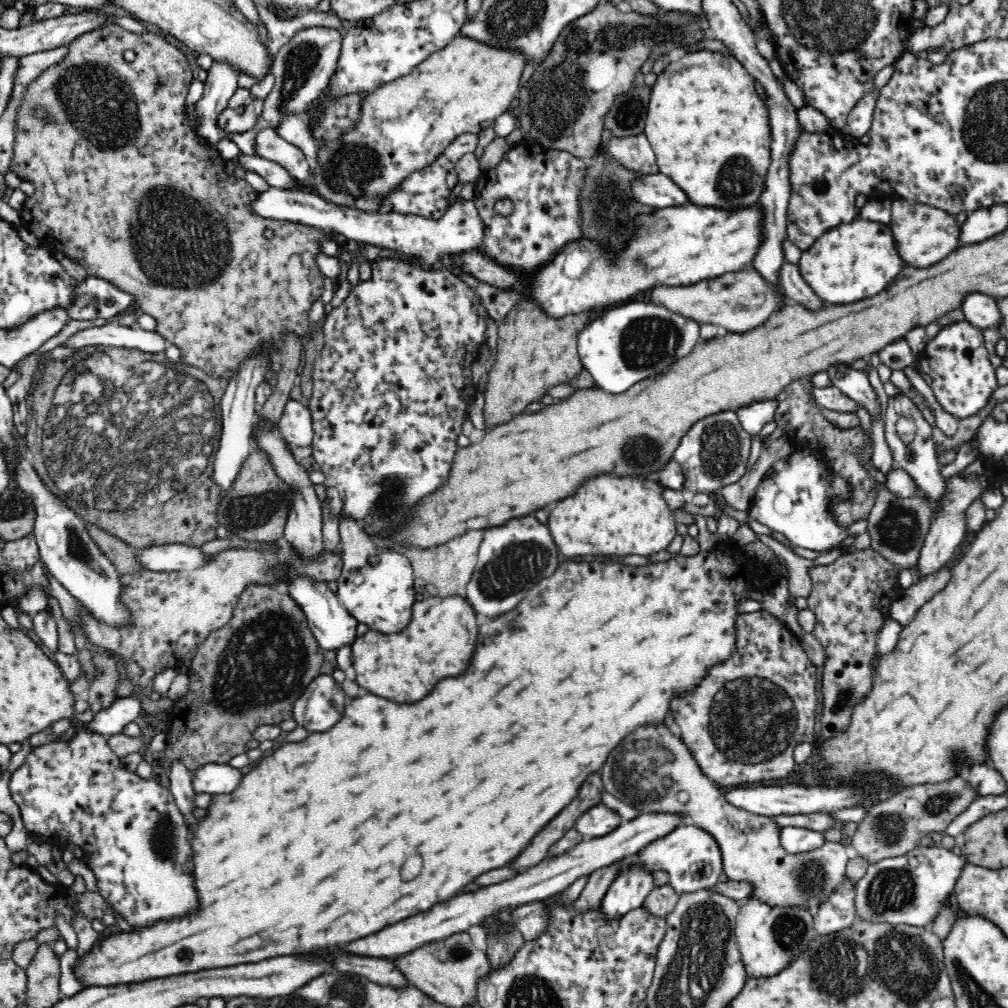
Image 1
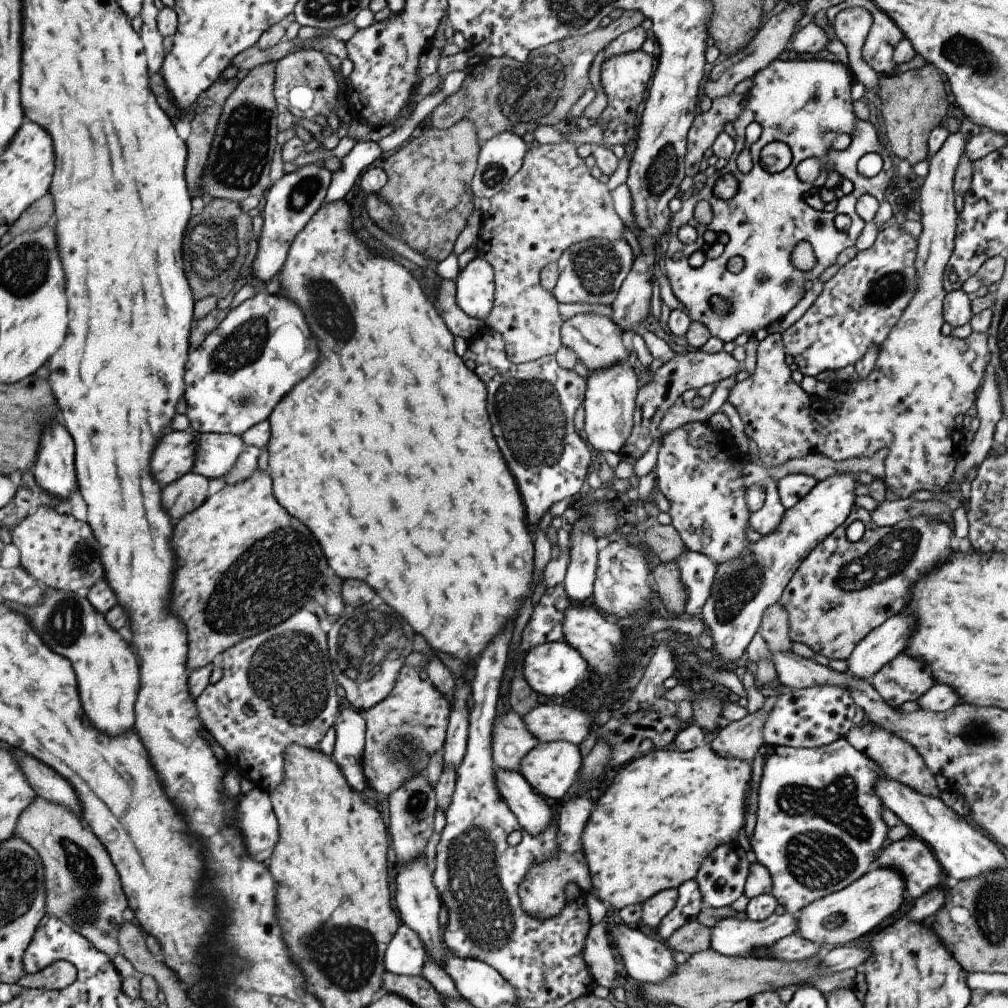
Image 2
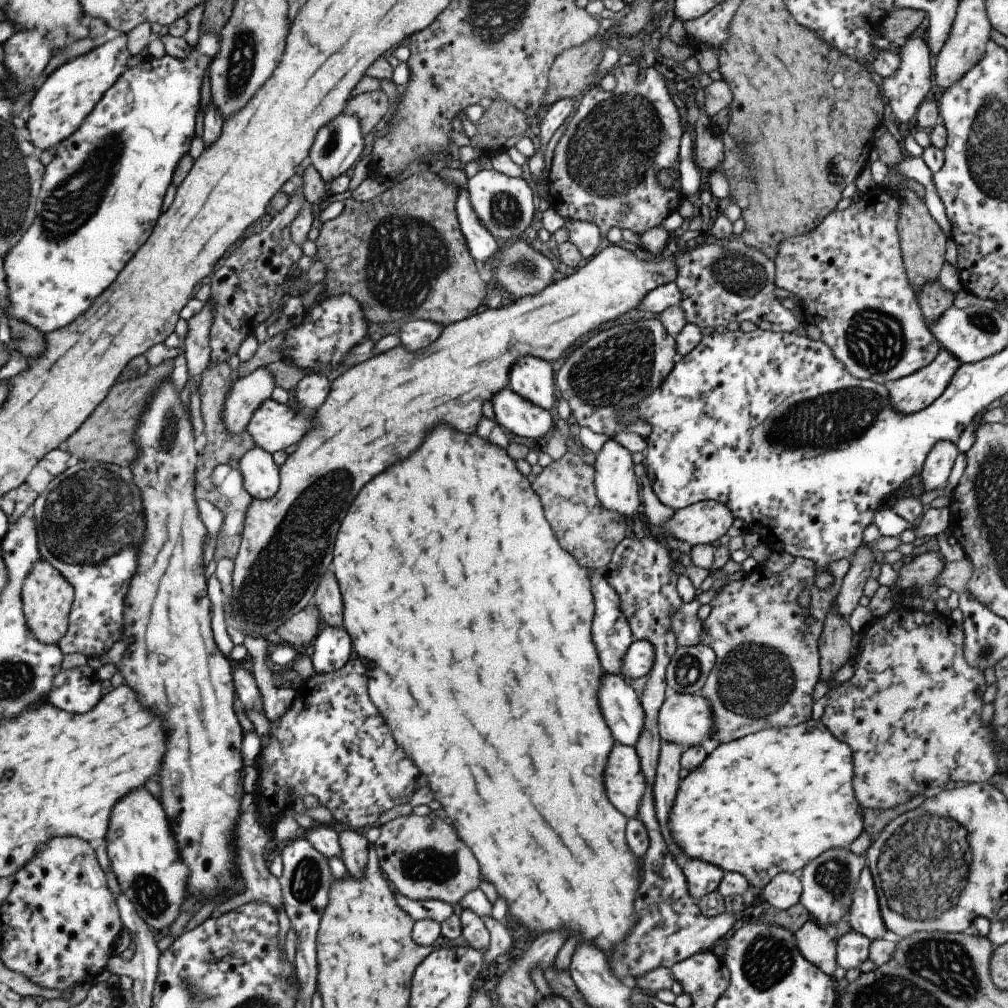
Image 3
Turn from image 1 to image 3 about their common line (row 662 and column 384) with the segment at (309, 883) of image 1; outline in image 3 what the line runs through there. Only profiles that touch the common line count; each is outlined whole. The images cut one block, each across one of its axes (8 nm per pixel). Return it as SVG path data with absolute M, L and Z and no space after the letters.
M440 424L434 426L432 430L426 432L424 442L420 444L420 448L408 456L406 460L402 460L400 464L394 464L390 468L386 468L384 472L380 472L374 480L370 480L364 490L360 490L358 498L354 500L354 504L350 506L340 532L336 536L336 544L334 544L334 576L336 577L338 586L342 590L343 598L343 628L348 631L351 638L351 643L358 652L360 660L366 665L366 675L368 675L368 692L372 702L379 708L379 711L384 717L385 723L391 728L391 733L395 741L414 758L416 766L420 768L420 772L428 778L430 788L436 792L436 800L442 804L442 808L446 810L446 814L454 820L454 828L458 832L458 836L470 844L470 848L474 850L476 860L480 862L480 870L484 874L486 880L490 880L498 894L506 898L507 906L512 916L518 918L518 922L523 924L526 929L532 932L546 932L546 930L560 930L562 924L564 928L572 930L572 932L582 932L584 940L592 940L592 944L596 944L600 950L604 950L606 956L610 954L610 950L614 948L614 944L624 940L626 934L630 934L632 926L634 926L634 896L640 884L638 878L638 862L632 856L632 852L628 850L626 838L624 838L624 830L626 830L626 816L622 816L606 798L606 792L602 788L602 772L606 766L606 758L616 743L610 727L606 726L600 708L598 708L598 686L601 684L601 676L604 674L603 668L593 641L591 624L595 611L595 602L593 599L591 580L589 577L589 569L585 569L578 564L578 561L572 554L566 552L559 543L559 540L554 536L554 531L546 520L543 506L541 505L540 497L532 488L527 476L522 475L516 467L516 461L507 453L505 448L500 445L491 443L489 440L480 438L478 434L464 434L454 430L452 426Z

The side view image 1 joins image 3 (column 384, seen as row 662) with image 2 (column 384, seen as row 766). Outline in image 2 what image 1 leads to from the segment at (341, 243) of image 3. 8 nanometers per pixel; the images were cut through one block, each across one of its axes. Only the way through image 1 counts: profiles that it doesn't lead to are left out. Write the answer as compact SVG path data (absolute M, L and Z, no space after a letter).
M468 119L445 129L424 127L383 162L388 182L376 194L397 214L401 239L426 259L439 263L453 253L454 242L475 209L471 182L477 169L478 138L475 124Z

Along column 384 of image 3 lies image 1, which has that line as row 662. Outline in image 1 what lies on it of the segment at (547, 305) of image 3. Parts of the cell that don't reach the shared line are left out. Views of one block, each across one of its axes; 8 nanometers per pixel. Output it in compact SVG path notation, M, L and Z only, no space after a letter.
M458 595L416 601L411 618L396 634L369 629L351 645L351 665L356 671L358 686L400 704L418 702L438 680L462 674L470 664L478 636L474 609L466 598Z

